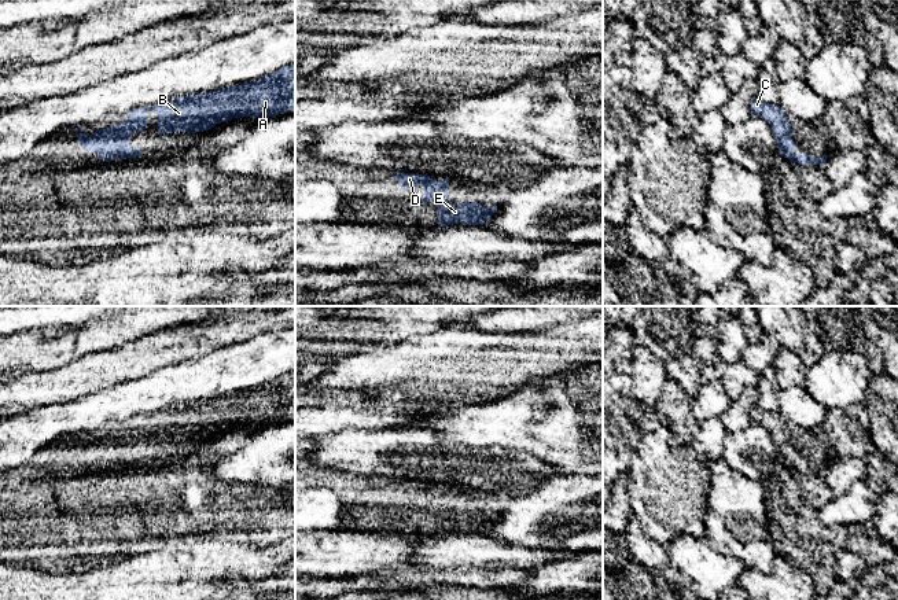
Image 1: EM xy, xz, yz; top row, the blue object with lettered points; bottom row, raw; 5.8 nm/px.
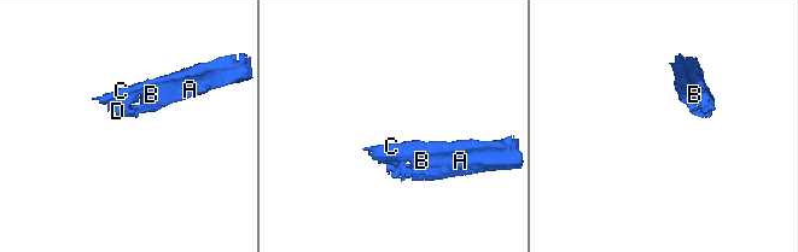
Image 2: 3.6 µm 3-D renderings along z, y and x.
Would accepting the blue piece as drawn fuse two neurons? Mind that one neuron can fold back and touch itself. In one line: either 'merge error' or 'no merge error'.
no merge error

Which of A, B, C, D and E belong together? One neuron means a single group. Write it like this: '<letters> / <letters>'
A B C D E

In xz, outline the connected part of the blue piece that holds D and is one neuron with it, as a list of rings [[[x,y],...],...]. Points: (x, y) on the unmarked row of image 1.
[[[395,481],[394,486],[400,489],[402,497],[423,496],[423,511],[438,512],[438,533],[446,534],[457,530],[465,533],[482,533],[497,518],[497,514],[483,515],[479,511],[465,509],[461,512],[452,512],[449,508],[449,487],[442,486],[434,489],[431,483],[415,481]]]

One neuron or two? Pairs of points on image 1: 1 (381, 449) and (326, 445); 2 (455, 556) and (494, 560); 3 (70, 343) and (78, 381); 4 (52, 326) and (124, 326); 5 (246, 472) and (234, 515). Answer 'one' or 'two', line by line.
1: one
2: one
3: two
4: two
5: two

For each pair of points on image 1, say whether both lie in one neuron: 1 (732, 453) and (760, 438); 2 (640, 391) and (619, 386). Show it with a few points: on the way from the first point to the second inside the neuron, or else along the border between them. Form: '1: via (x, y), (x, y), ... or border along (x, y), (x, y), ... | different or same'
1: via (739, 451), (753, 444) | same
2: border along (629, 375), (633, 382), (632, 396), (640, 405) | different

